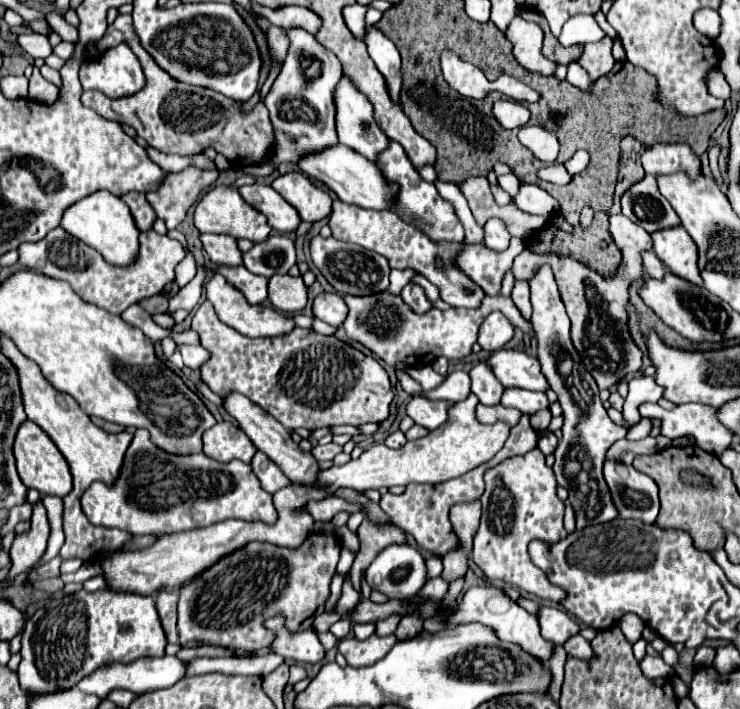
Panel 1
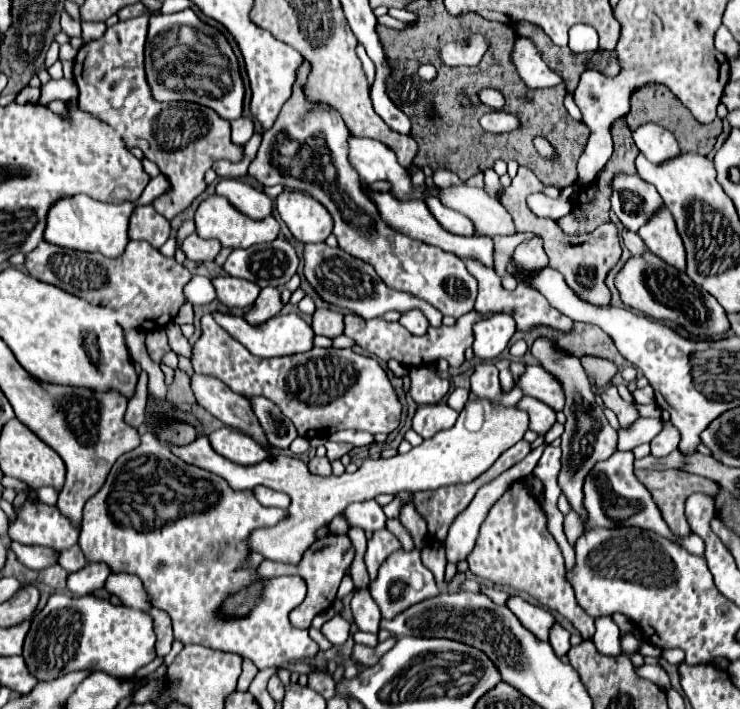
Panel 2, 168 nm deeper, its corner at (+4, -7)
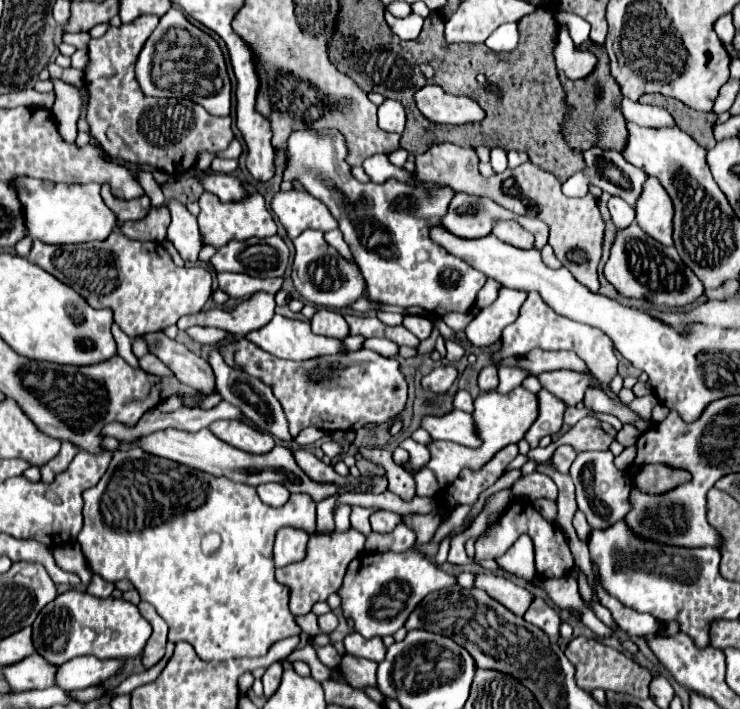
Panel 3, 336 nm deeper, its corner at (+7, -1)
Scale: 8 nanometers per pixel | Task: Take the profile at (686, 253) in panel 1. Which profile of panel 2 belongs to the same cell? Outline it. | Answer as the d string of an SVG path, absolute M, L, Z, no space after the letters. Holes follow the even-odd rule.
M667 208L659 210L643 226L643 230L639 230L639 236L657 258L663 258L663 262L677 266L677 270L685 272L685 246L679 238L675 220Z

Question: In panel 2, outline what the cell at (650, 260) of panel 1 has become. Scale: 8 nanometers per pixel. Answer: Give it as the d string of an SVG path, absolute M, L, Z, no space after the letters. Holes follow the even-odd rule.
M623 230L623 244L629 248L629 252L635 254L647 254L647 246L645 242L639 238L639 234L633 234L629 230Z

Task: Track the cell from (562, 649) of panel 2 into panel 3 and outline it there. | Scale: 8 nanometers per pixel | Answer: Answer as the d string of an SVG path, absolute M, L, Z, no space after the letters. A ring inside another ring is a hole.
M534 596L528 612L524 614L524 620L538 626L540 630L544 630L548 634L548 638L552 642L556 642L558 638L558 626L560 626L560 616L556 612L556 608L552 608L550 604L546 604L540 596Z

